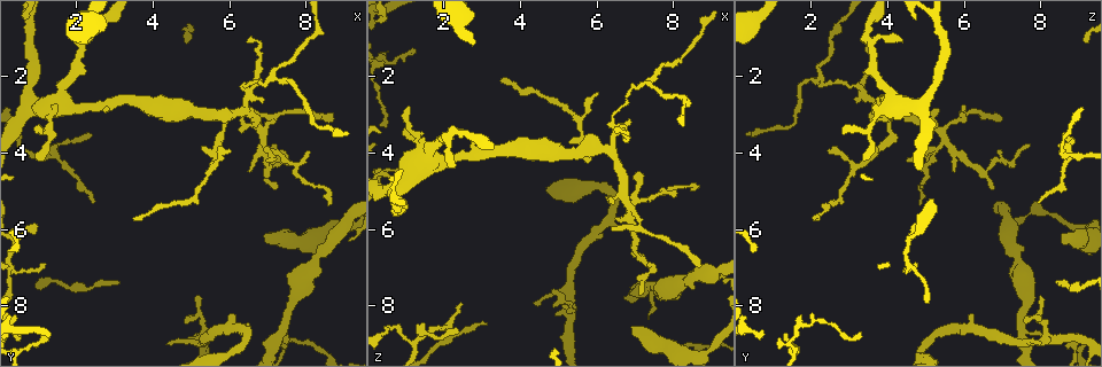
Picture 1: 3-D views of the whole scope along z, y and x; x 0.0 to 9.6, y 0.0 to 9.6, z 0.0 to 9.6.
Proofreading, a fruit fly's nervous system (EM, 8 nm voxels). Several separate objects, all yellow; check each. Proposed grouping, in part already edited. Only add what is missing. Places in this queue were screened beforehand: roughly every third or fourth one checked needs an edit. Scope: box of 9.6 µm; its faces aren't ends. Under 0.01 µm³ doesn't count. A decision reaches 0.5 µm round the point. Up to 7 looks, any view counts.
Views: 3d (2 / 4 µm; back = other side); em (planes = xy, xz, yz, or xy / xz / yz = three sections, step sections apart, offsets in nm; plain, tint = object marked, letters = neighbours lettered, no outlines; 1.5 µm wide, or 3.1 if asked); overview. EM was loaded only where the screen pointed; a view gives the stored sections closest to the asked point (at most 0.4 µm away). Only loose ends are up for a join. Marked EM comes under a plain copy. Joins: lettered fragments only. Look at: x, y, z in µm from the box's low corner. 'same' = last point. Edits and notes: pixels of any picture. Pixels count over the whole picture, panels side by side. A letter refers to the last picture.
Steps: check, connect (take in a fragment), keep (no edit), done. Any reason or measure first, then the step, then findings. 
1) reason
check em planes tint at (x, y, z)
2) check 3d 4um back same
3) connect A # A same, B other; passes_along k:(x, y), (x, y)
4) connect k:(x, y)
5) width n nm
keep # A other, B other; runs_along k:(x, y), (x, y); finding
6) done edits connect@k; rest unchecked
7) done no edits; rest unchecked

thin end
check em planes tint at (2.35, 3.45, 8.50)

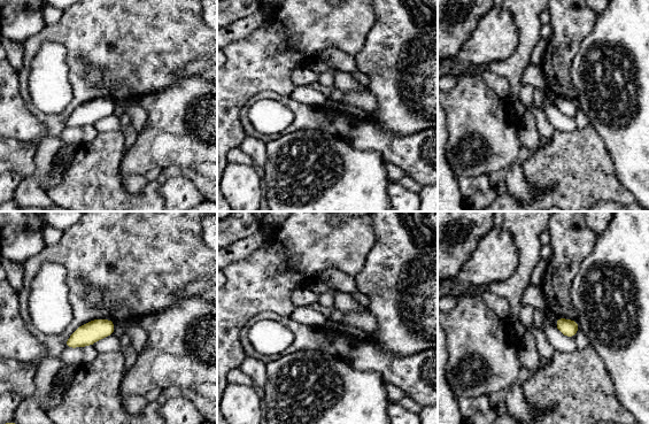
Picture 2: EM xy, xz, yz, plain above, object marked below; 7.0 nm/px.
what lies round it
check em planes letters same

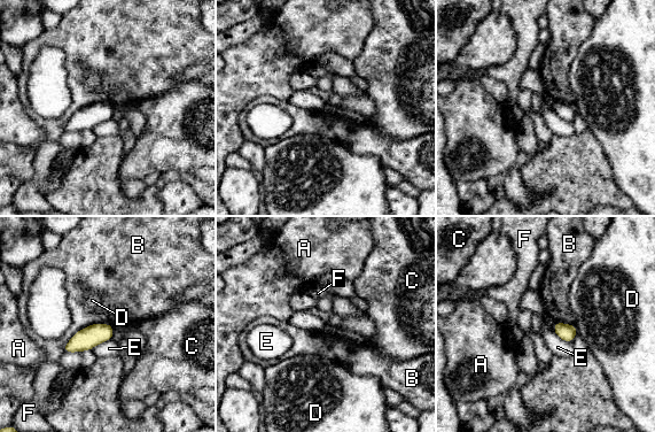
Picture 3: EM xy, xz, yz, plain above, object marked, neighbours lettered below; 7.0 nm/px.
width 90 nm
keep # A other, B other, C other, D other, E other, F other; no lettered fragment goes on from it

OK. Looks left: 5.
free end
check em yz step 4 tint at (2.45, 5.30, 8.00)

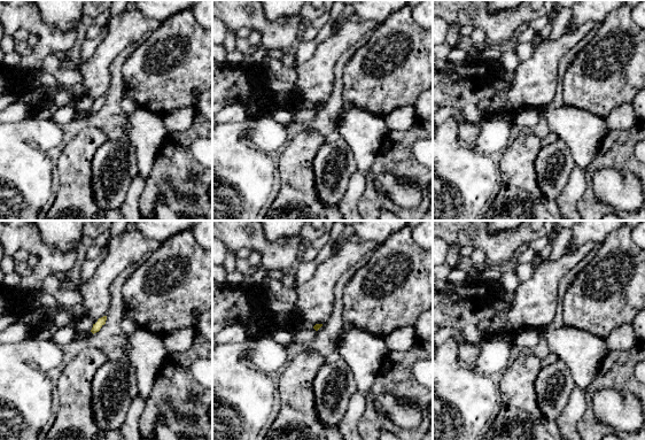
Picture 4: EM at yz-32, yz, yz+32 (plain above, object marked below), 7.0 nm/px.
another direction
check em planes letters same

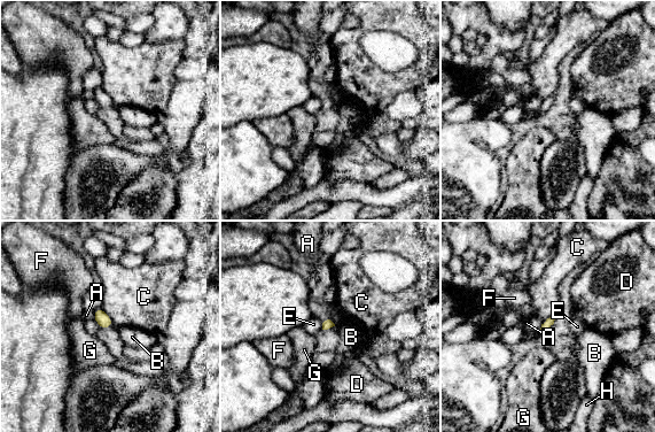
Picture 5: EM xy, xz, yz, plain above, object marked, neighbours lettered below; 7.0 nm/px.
keep # A other, B other, C other, D other, E other, F other, G other, H other; border 5:(330, 321), (335, 325); no lettered fragment goes on from it

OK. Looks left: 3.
thin end
check em planes letters at (9.10, 6.25, 7.35)

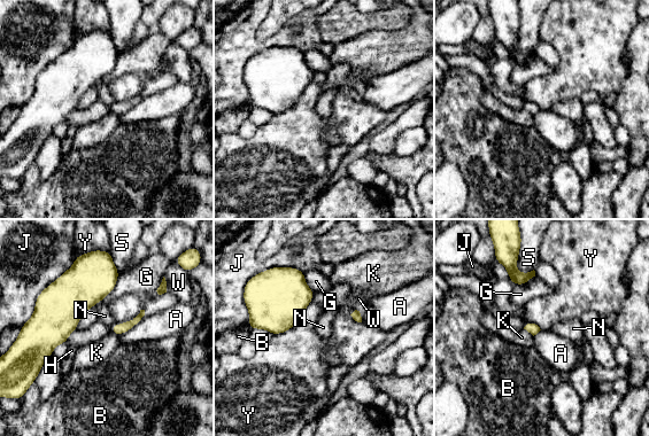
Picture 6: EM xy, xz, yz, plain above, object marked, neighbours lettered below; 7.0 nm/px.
width 70 nm; longest_contact J 600 nm
keep # A other, B other, G other, H other, J other, K other, N other, S other, W other, Y other; none of them fits

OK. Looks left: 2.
done no edits; rest unchecked

